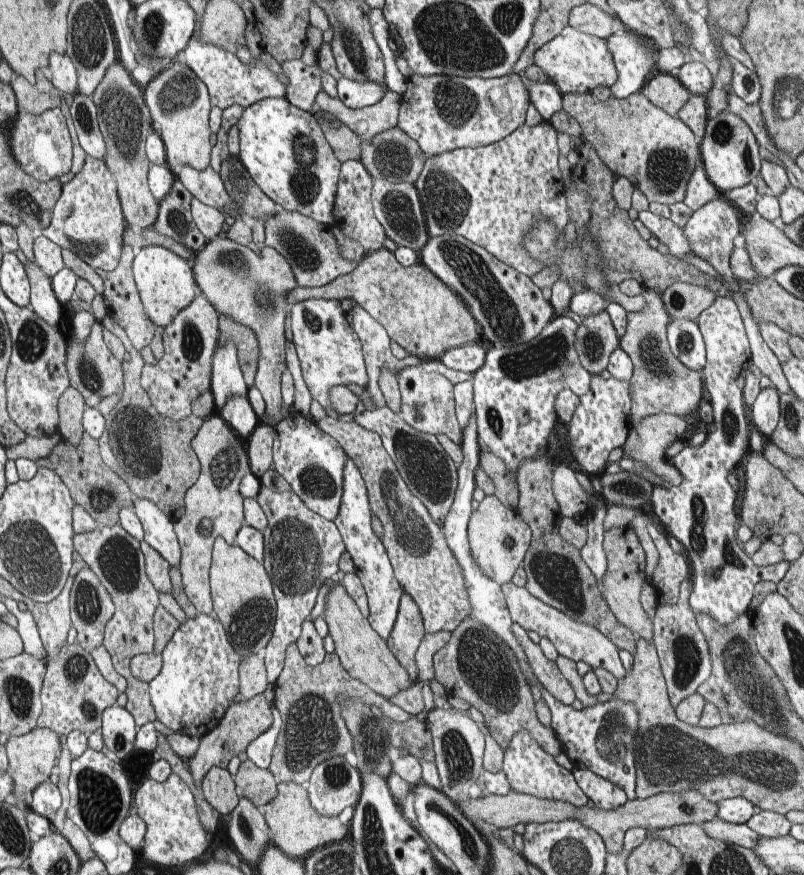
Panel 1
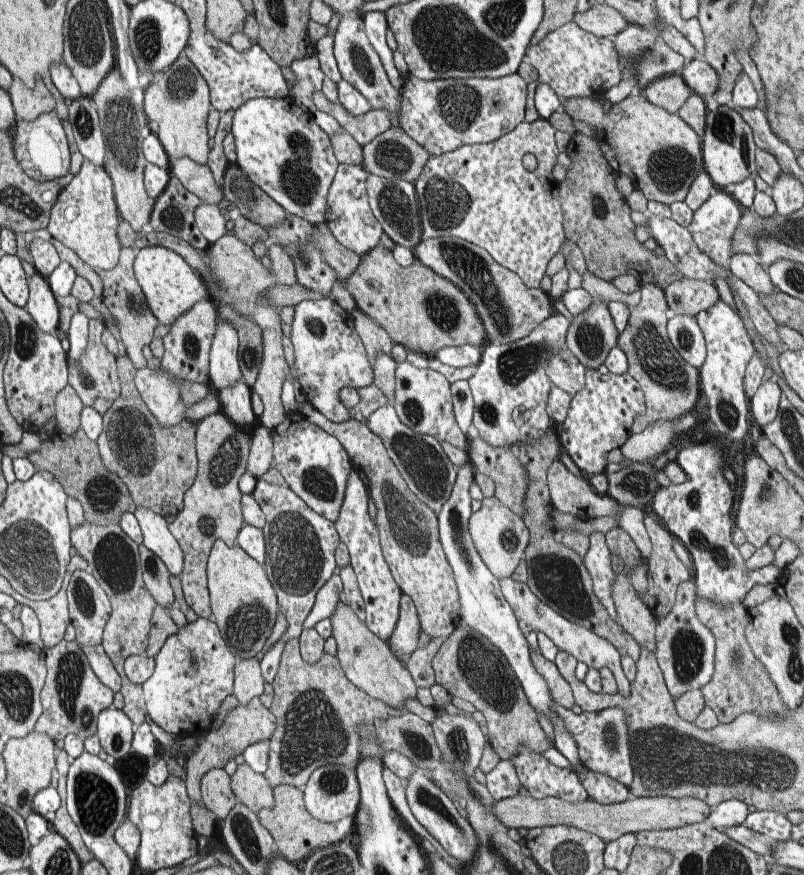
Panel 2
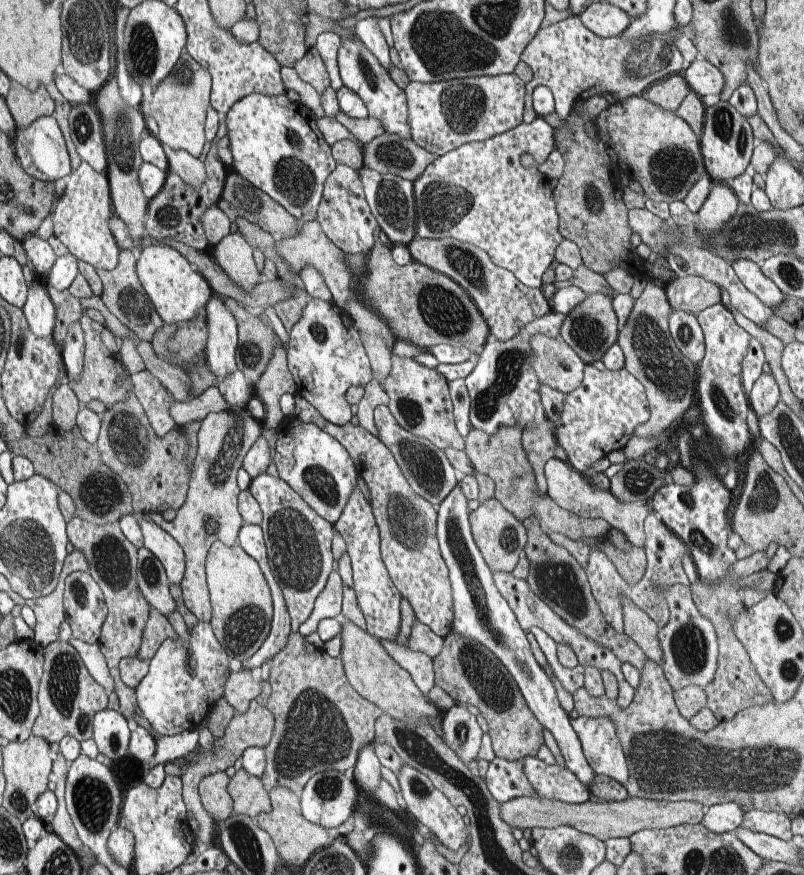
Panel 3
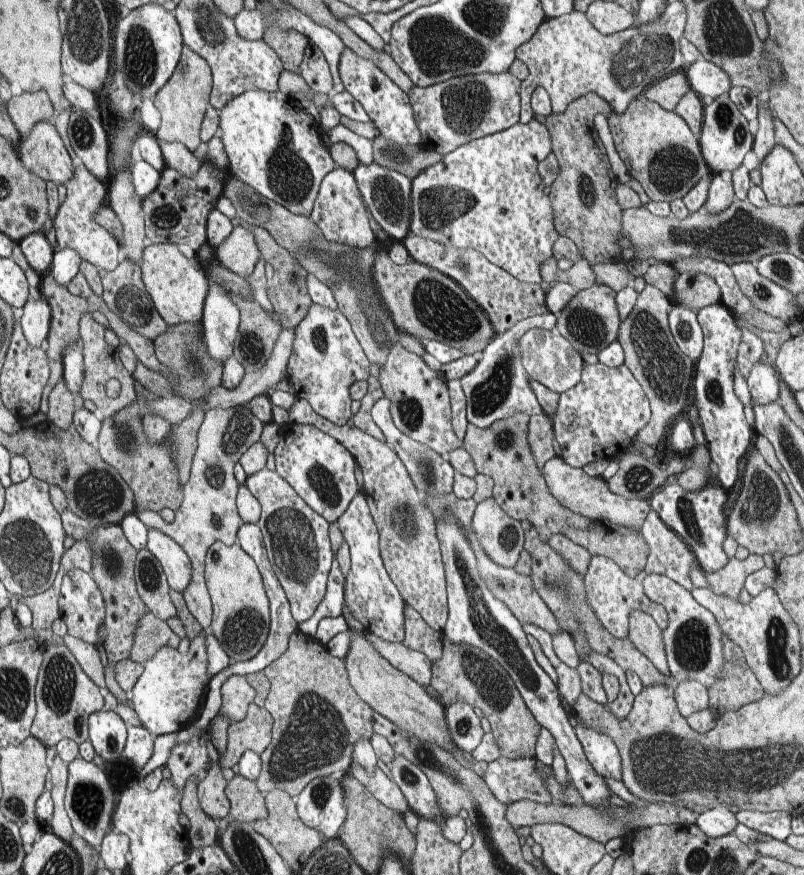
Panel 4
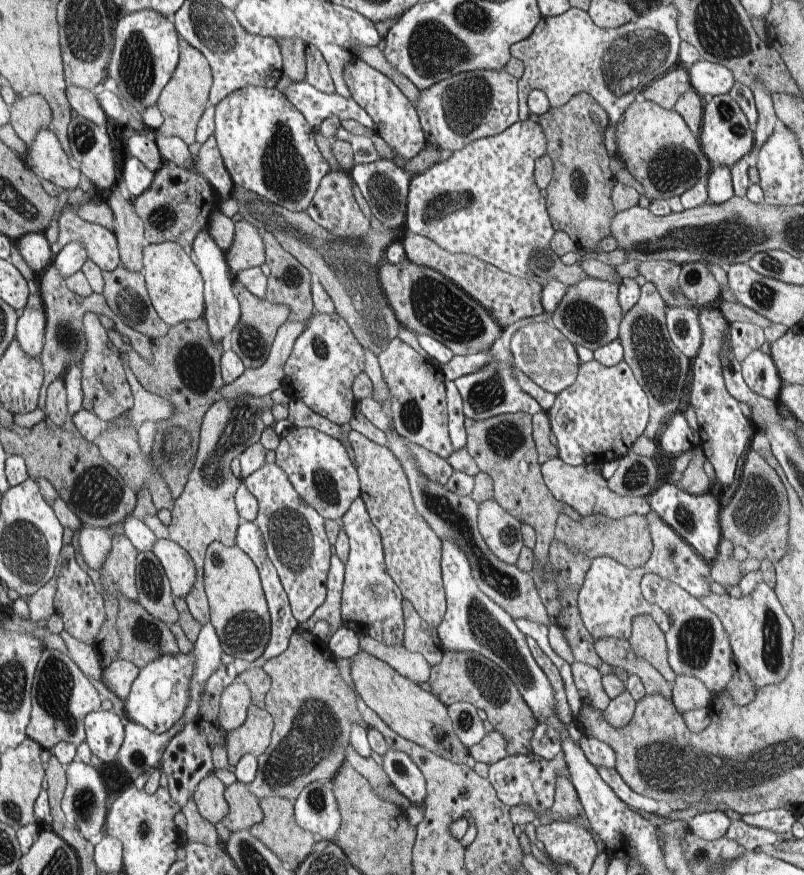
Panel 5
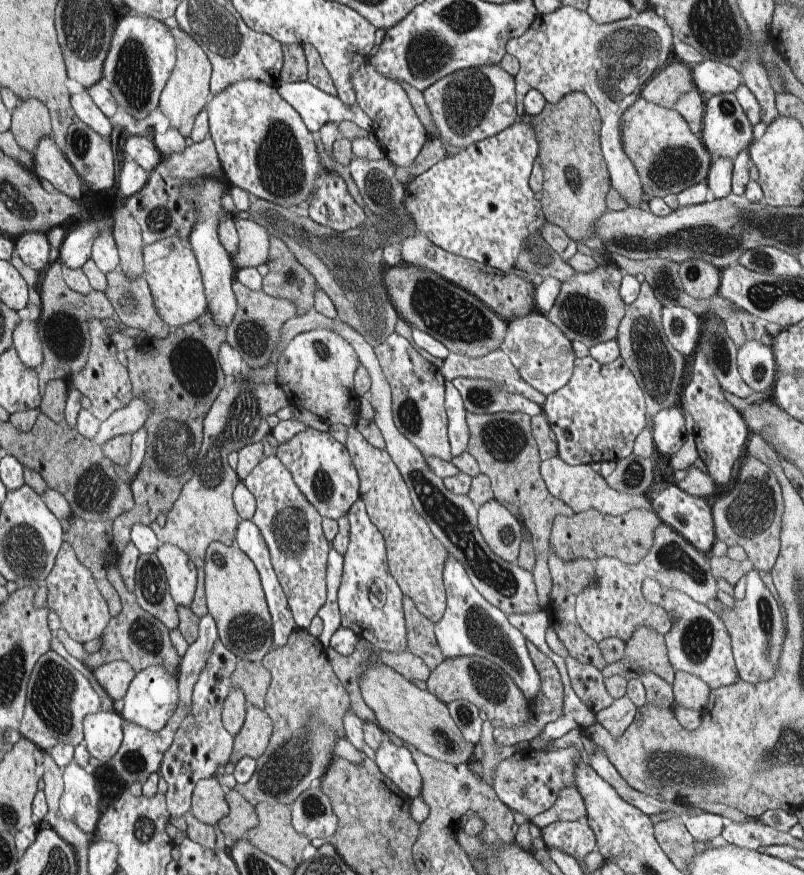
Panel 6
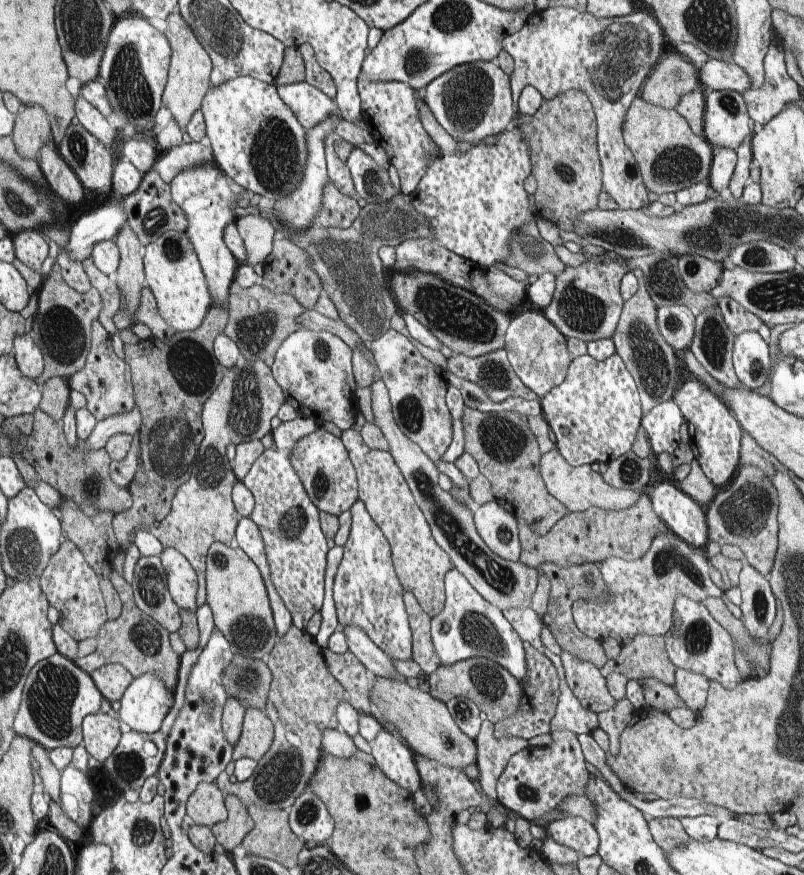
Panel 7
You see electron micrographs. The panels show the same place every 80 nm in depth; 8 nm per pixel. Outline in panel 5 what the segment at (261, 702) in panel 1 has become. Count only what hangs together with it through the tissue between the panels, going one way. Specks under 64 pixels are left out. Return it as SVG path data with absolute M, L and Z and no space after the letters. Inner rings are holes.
M251 704L245 721L227 732L227 758L229 766L236 766L245 754L259 757L270 744L273 718L264 708ZM193 796L183 806L183 813L187 820L185 833L187 834L188 844L208 845L211 847L220 845L216 827L199 813Z

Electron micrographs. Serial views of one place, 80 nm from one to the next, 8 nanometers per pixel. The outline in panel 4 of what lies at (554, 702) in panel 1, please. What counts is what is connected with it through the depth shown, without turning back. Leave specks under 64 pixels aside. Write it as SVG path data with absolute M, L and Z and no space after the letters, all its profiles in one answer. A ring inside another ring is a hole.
M580 722L573 729L592 768L600 776L622 780L623 766L616 743L605 732L585 727Z

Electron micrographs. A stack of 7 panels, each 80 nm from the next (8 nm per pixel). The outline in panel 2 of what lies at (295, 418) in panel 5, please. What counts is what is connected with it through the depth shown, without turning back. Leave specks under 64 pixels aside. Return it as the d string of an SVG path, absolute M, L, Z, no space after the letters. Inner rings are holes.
M304 402L299 411L306 420L334 436L344 446L354 472L364 482L369 498L376 505L380 545L394 581L402 594L408 596L415 605L421 630L432 637L448 638L460 622L460 598L452 568L440 544L437 516L410 491L396 464L388 456L382 440L363 422L350 419L336 424L308 402Z

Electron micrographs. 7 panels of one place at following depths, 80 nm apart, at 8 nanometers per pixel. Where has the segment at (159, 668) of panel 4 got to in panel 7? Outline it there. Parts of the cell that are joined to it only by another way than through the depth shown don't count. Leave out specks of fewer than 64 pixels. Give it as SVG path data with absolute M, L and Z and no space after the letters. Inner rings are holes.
M143 673L135 678L124 691L120 699L120 722L125 723L127 729L141 733L155 733L167 718L168 711L174 706L175 694L167 687L162 677L156 673Z

